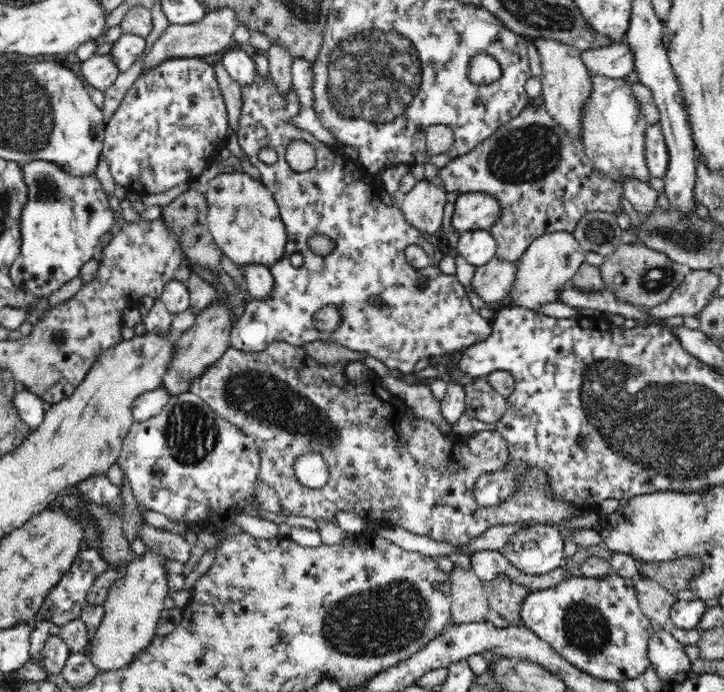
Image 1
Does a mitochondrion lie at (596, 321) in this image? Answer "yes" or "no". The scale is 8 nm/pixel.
no

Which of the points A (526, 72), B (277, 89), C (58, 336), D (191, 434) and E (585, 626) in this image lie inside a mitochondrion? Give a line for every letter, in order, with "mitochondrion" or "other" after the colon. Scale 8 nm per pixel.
A: other
B: other
C: mitochondrion
D: mitochondrion
E: mitochondrion

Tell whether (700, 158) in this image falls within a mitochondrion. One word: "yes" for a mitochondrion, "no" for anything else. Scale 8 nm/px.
no

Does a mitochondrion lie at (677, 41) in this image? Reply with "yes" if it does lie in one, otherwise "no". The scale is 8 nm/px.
no

